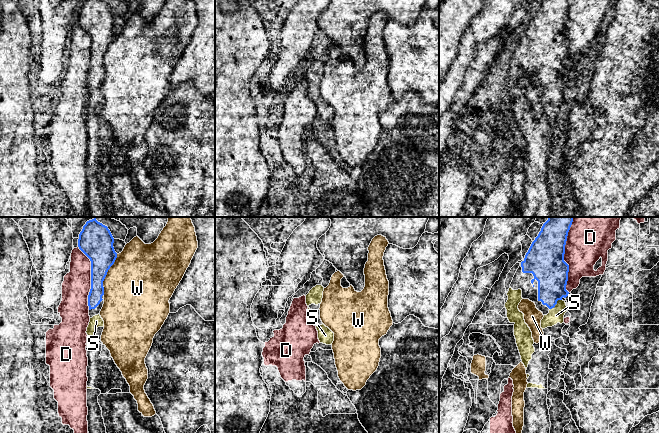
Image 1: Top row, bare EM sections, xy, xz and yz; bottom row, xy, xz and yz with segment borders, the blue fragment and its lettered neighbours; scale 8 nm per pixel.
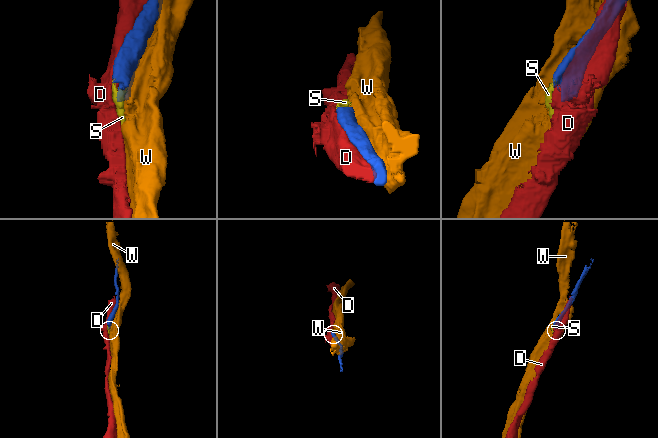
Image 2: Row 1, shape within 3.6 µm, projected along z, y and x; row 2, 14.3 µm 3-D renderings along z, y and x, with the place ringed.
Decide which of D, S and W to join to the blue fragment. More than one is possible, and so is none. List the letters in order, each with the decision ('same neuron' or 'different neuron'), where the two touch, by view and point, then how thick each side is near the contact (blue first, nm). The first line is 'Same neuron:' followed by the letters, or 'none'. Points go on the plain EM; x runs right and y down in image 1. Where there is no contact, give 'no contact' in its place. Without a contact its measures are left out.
Same neuron: S
D: different neuron; meets blue in yz at (563, 34); 300 nm thick on the blue side, 320 nm on the other
S: same neuron; meets blue in yz at (556, 79); 260 nm thick on the blue side, 130 nm on the other
W: different neuron; meets blue in xy at (106, 50); 240 nm thick on the blue side, 500 nm on the other

